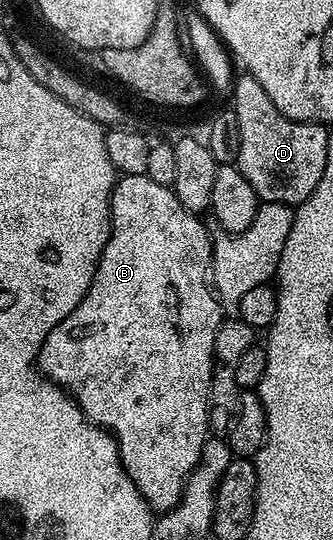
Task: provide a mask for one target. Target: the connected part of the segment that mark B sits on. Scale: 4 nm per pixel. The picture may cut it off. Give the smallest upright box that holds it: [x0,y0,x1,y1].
[36,174,223,513]

